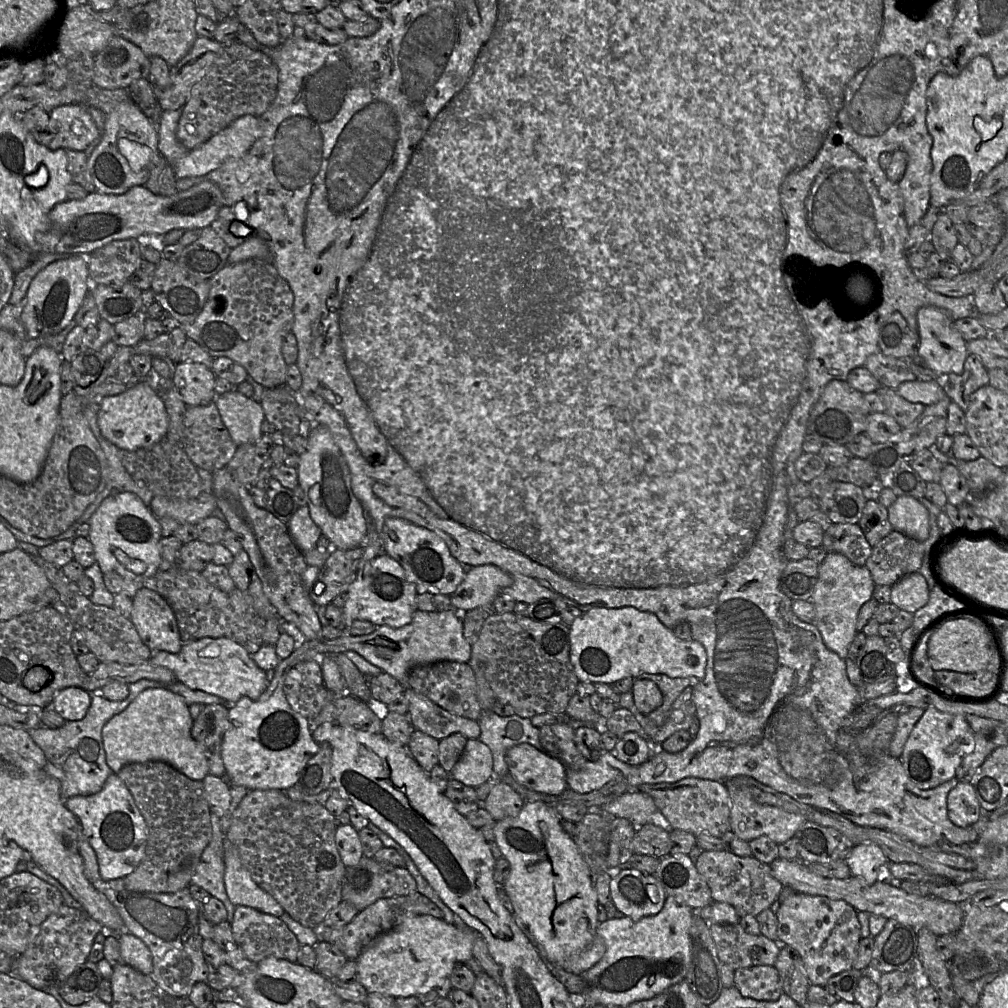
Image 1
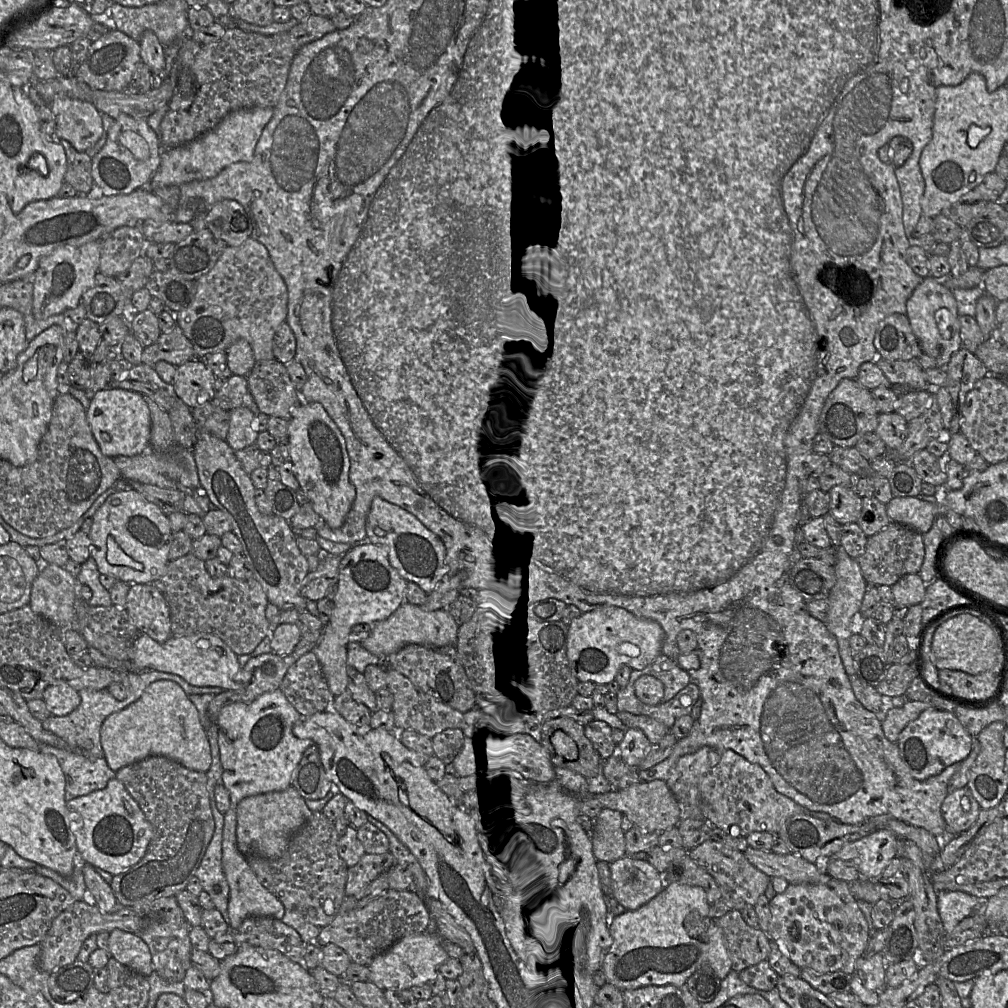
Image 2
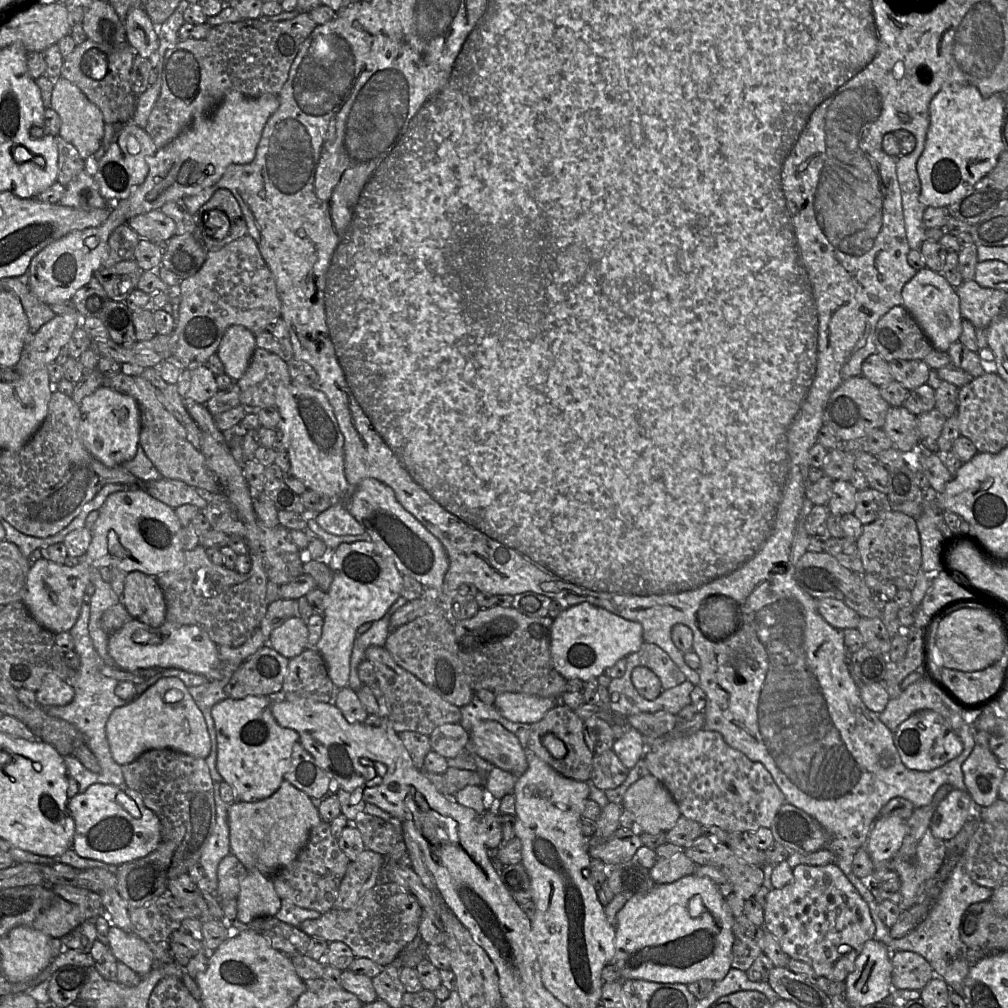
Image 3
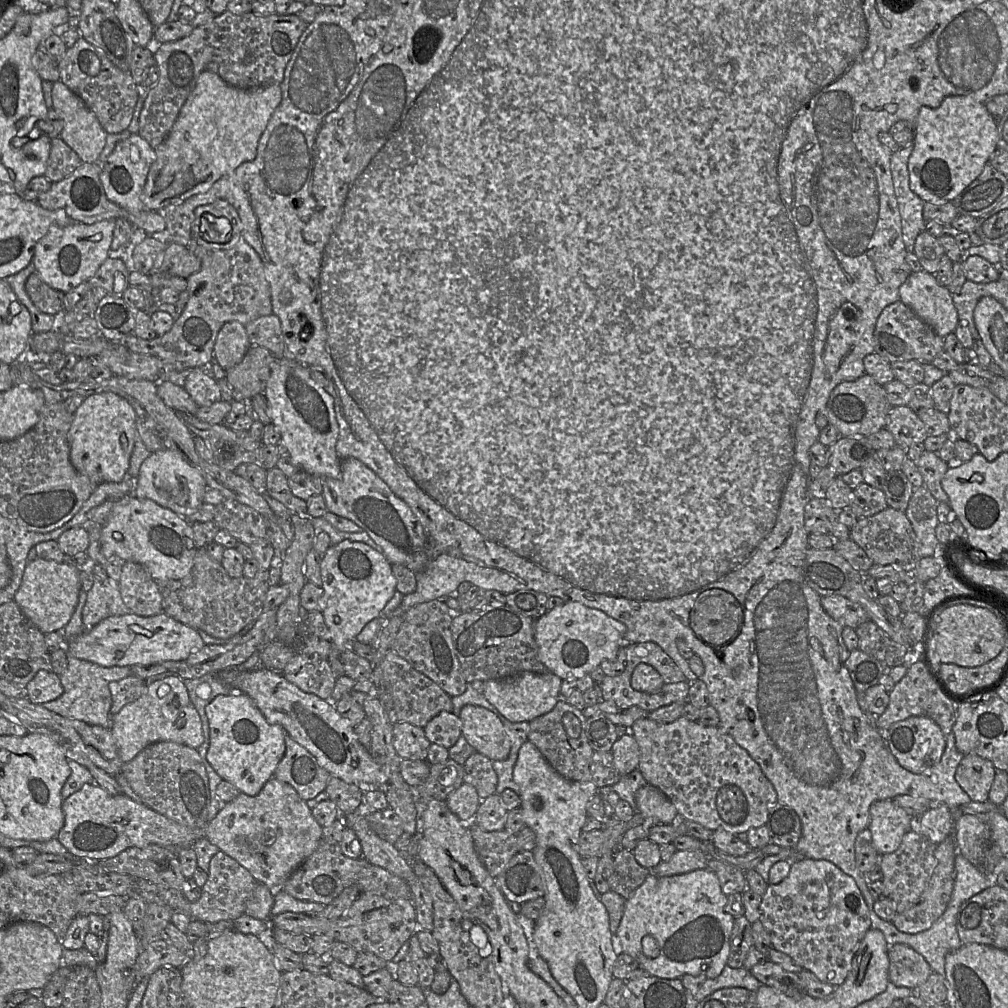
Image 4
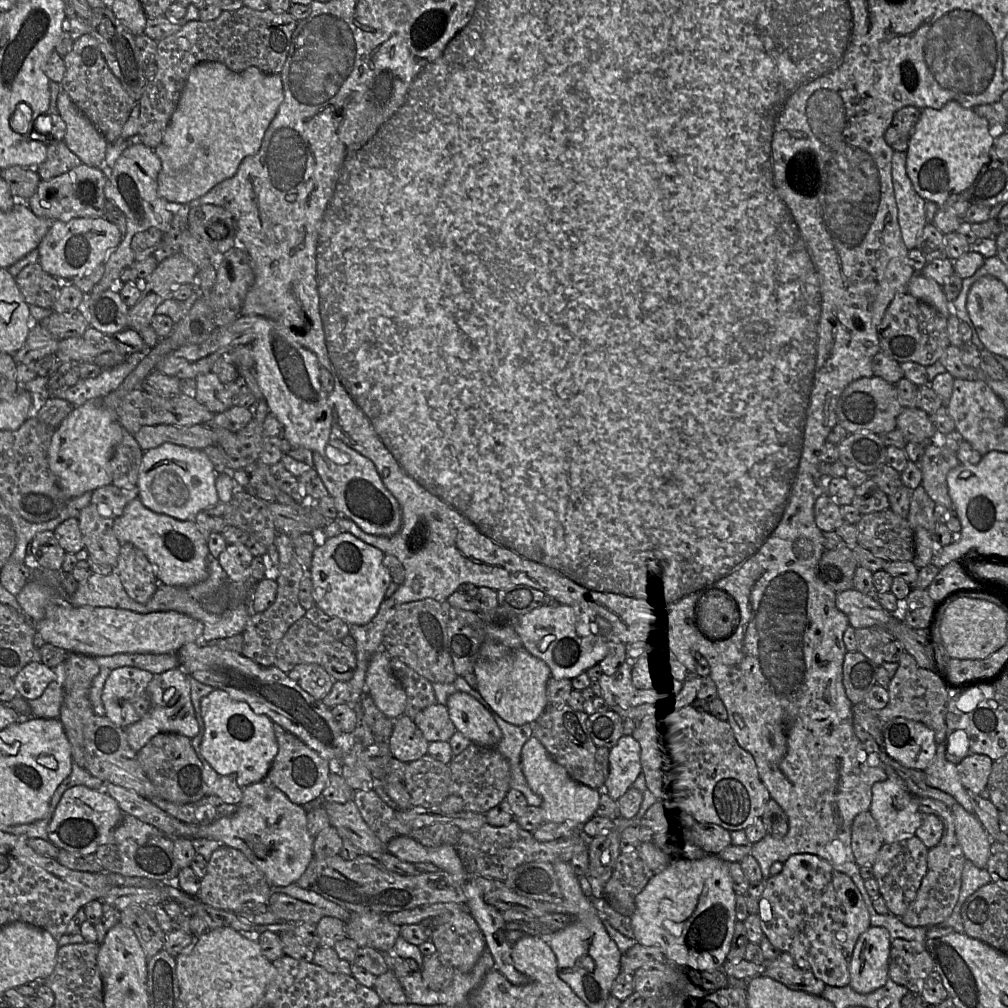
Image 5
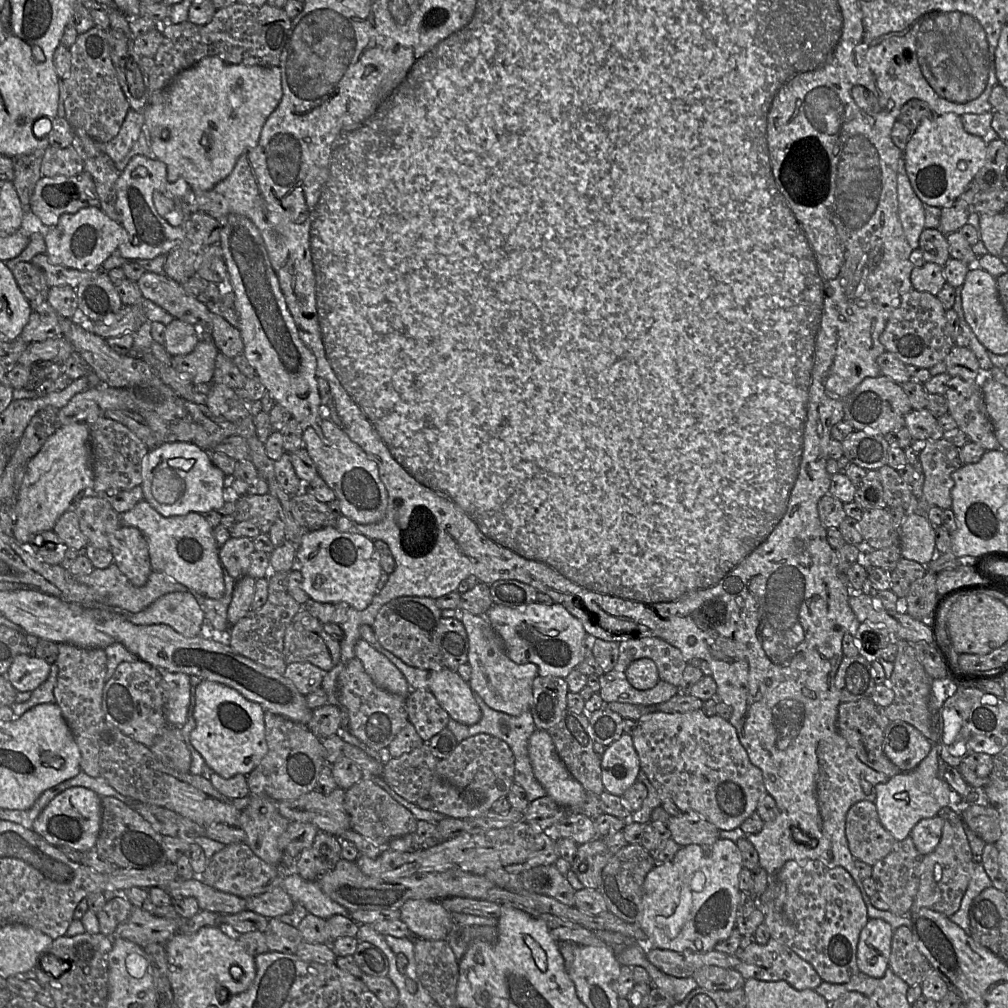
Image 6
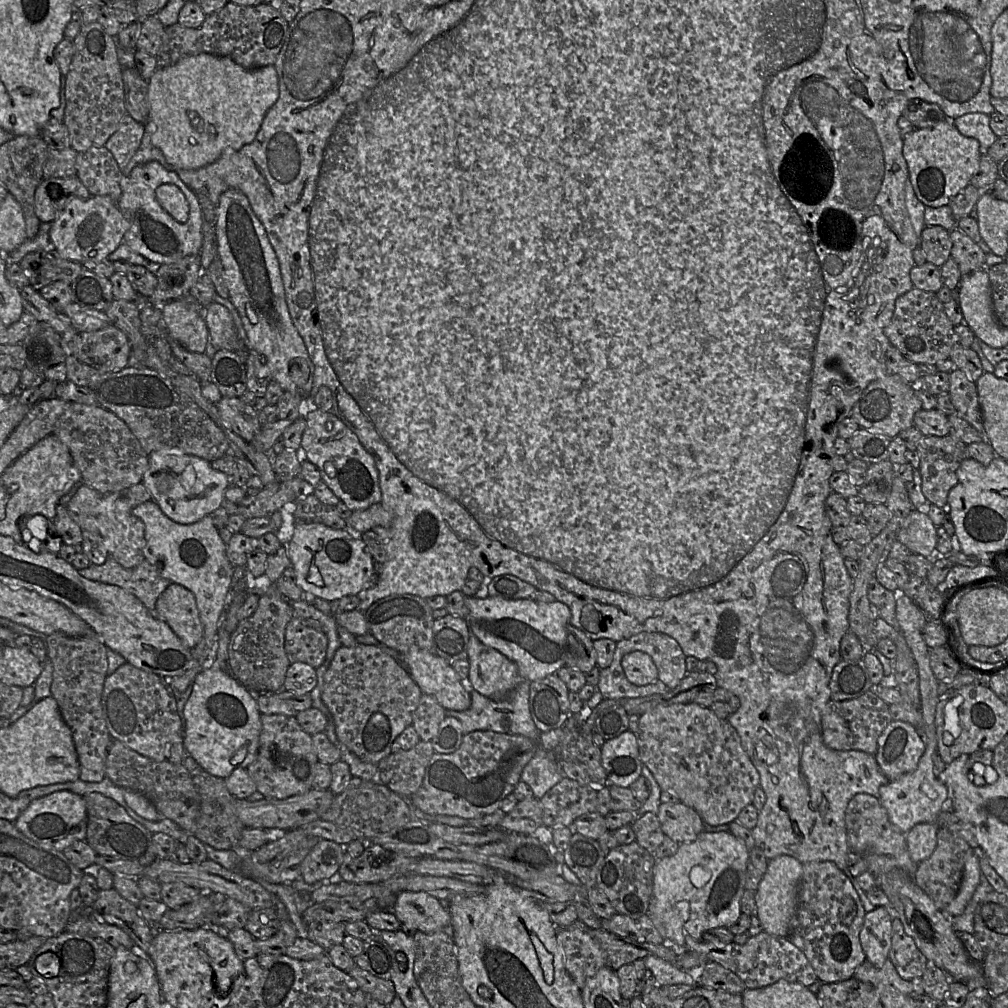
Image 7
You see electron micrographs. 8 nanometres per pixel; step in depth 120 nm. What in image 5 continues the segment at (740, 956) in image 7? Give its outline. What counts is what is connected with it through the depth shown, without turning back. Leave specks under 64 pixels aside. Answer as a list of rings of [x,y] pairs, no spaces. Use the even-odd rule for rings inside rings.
[[[781,952],[775,960],[765,960],[763,965],[763,976],[770,977],[792,990],[821,996],[826,987],[811,971],[800,968],[787,952]]]

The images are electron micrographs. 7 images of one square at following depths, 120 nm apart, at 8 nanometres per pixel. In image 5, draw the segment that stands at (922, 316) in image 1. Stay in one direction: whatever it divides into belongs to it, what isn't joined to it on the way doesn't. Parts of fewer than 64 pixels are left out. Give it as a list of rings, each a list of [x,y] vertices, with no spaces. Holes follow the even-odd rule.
[[[920,272],[915,273],[908,283],[907,292],[934,307],[945,318],[951,316],[951,303],[943,292],[943,288],[932,279],[928,279]]]

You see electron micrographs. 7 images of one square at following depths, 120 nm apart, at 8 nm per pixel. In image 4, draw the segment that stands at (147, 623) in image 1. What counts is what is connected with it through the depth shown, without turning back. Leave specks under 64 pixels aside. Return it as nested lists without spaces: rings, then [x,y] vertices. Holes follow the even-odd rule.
[[[124,562],[119,590],[124,604],[133,614],[149,617],[163,612],[159,583],[139,563]]]

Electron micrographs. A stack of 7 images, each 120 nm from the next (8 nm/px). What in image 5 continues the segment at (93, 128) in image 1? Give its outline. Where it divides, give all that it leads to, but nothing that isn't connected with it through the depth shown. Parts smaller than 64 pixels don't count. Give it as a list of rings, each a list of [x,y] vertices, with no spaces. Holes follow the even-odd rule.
[[[62,88],[56,104],[58,112],[66,124],[64,143],[78,156],[82,164],[100,168],[108,147],[104,136],[81,113]]]

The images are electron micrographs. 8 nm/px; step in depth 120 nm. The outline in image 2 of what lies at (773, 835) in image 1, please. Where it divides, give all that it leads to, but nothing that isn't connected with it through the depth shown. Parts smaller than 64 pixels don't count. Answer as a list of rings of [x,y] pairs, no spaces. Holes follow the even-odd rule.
[[[704,746],[682,756],[670,770],[666,784],[675,797],[684,796],[687,788],[696,786],[701,795],[701,810],[706,821],[712,828],[722,829],[732,836],[746,837],[760,831],[777,835],[783,823],[797,814],[808,814],[822,820],[832,819],[824,812],[809,811],[779,793],[761,766],[750,763],[729,749]]]

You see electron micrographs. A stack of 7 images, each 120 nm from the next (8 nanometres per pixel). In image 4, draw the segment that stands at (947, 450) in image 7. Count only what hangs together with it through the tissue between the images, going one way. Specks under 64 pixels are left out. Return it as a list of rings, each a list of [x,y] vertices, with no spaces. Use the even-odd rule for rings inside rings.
[[[925,450],[916,461],[916,465],[923,477],[924,486],[937,502],[949,504],[949,497],[942,487],[942,479],[949,469],[949,464],[944,462],[936,452]]]

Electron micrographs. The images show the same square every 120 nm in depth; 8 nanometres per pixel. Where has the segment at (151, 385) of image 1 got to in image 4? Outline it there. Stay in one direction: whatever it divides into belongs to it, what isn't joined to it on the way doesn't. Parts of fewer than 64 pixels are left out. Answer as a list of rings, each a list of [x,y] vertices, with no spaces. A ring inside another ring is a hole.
[[[109,391],[85,397],[73,414],[69,430],[72,465],[96,484],[123,481],[130,466],[136,430],[135,410],[125,398]]]

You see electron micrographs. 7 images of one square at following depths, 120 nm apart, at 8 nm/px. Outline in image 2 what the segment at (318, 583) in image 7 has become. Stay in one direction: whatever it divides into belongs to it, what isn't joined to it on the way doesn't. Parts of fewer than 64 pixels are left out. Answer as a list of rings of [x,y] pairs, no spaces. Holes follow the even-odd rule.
[[[377,544],[355,546],[340,561],[334,608],[328,624],[312,650],[318,658],[328,687],[334,697],[348,687],[347,647],[352,627],[375,624],[387,619],[406,602],[407,581],[391,565],[387,549]]]

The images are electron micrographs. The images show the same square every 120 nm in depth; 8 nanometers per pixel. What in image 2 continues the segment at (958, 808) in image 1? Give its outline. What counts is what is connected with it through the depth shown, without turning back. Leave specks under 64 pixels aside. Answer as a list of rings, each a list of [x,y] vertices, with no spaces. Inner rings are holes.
[[[968,787],[948,793],[941,806],[948,832],[953,835],[970,829],[977,821],[980,810],[979,803]]]

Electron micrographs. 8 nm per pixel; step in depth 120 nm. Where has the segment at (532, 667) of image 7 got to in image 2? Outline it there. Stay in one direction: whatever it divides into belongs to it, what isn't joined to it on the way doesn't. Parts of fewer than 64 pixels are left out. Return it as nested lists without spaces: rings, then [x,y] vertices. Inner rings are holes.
[[[598,607],[579,612],[567,625],[566,655],[578,681],[611,683],[622,666],[641,670],[662,654],[664,632],[661,626],[619,607]]]

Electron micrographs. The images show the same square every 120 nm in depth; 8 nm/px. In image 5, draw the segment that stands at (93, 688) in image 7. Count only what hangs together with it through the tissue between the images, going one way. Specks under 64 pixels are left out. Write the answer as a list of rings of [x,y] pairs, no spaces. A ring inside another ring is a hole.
[[[68,653],[65,661],[66,678],[64,682],[64,700],[61,705],[59,720],[61,721],[68,741],[71,745],[73,761],[80,767],[85,768],[84,729],[88,720],[94,715],[89,693],[94,677],[99,672],[95,658],[78,653]]]

